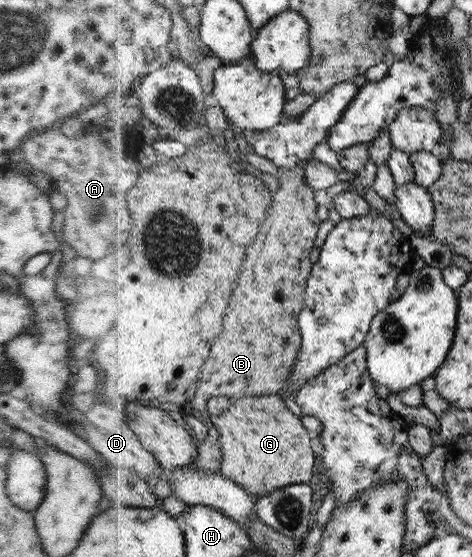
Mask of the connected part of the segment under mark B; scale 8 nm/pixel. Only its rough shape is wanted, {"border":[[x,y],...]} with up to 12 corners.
{"border":[[279,189],[185,406],[282,392],[305,346],[319,218]]}

